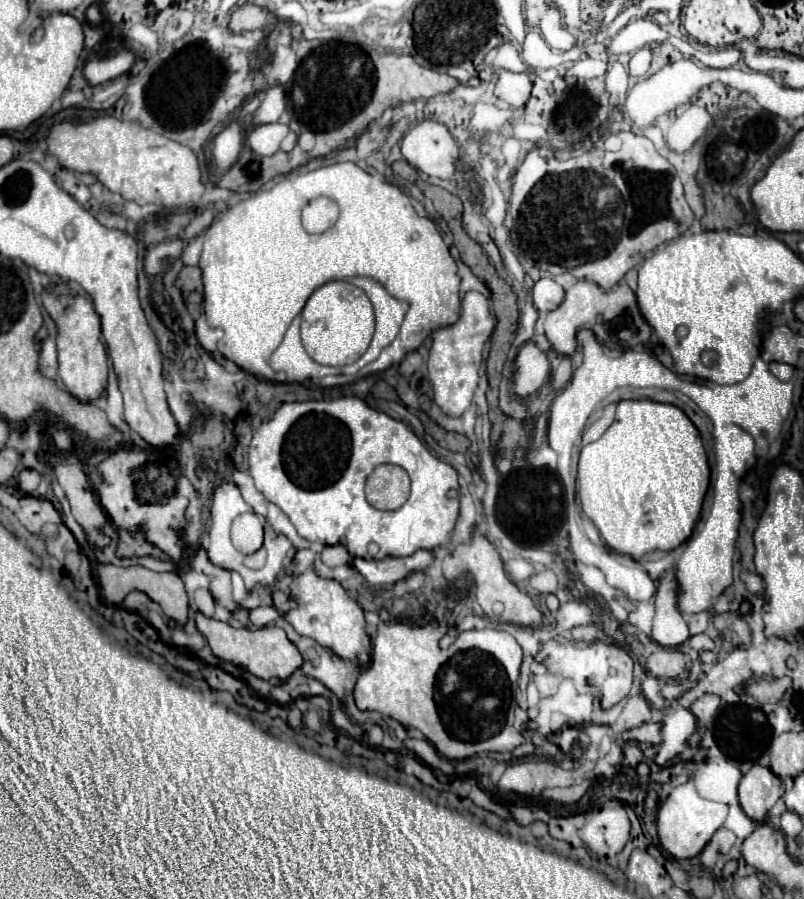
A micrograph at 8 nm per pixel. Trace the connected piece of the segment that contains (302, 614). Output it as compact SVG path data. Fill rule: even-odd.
M300 550L296 554L296 570L294 570L294 582L292 582L292 596L298 600L298 606L292 608L282 618L300 634L306 638L312 638L316 644L330 648L340 660L350 660L358 668L364 668L370 664L370 638L366 634L366 620L364 612L358 606L354 598L346 594L346 590L336 580L322 580L314 574L312 568L314 552L312 550Z

